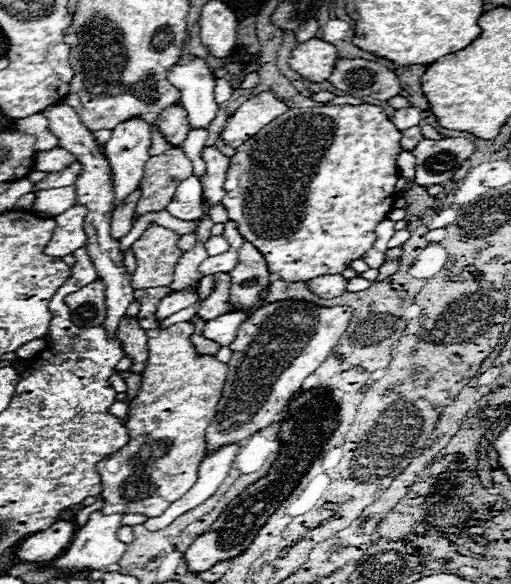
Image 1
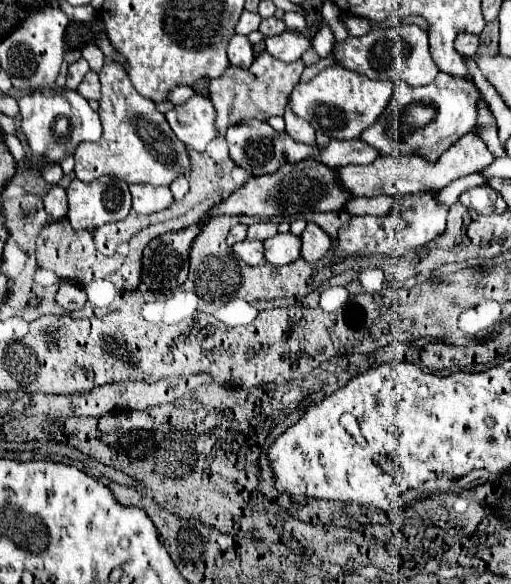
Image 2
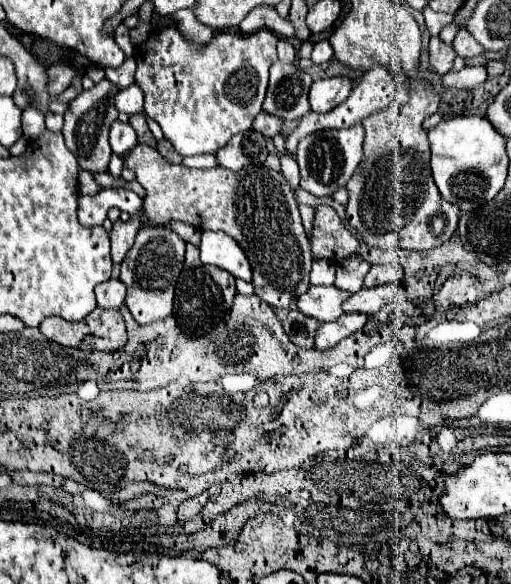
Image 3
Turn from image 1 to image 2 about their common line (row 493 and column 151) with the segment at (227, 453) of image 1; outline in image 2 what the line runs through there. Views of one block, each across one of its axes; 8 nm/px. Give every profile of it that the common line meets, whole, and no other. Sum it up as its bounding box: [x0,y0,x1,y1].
[130,186,172,214]

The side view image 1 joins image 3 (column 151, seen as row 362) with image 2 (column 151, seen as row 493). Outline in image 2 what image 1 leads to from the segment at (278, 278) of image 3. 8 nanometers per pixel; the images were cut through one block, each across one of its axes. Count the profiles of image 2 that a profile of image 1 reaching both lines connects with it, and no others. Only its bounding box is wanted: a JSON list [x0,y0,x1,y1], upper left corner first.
[76,62,192,186]

